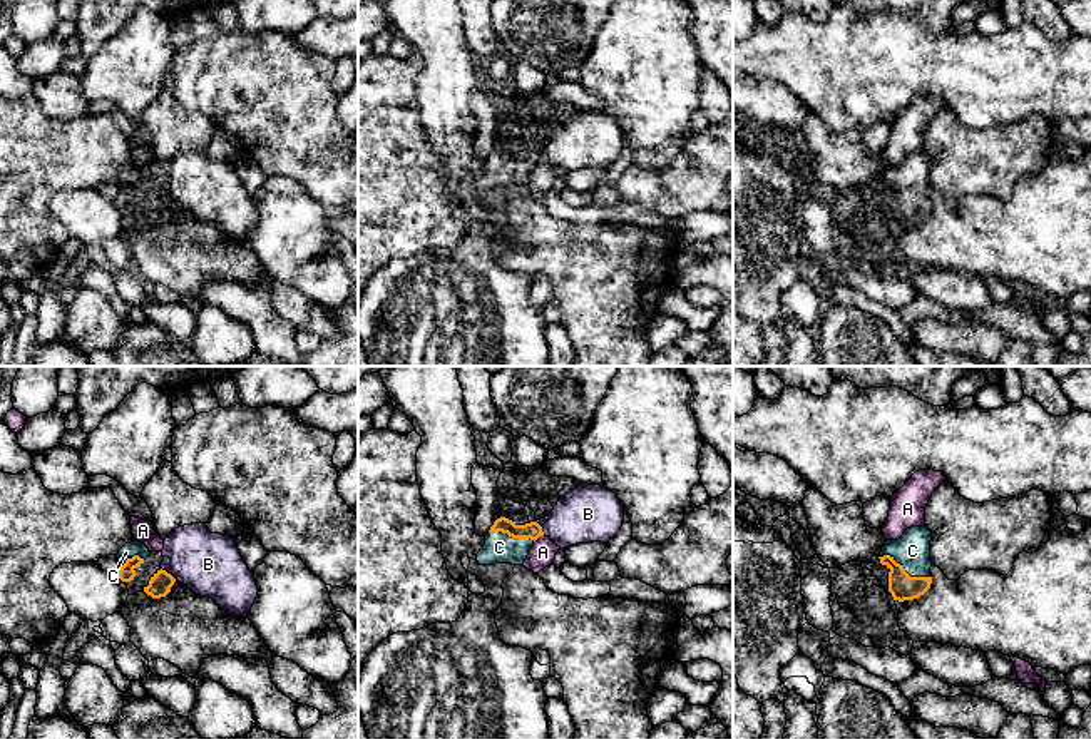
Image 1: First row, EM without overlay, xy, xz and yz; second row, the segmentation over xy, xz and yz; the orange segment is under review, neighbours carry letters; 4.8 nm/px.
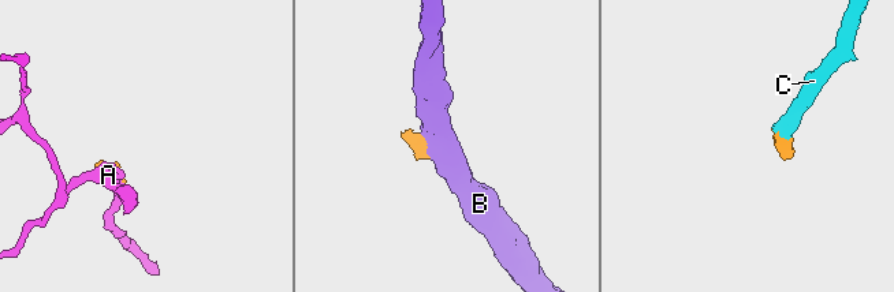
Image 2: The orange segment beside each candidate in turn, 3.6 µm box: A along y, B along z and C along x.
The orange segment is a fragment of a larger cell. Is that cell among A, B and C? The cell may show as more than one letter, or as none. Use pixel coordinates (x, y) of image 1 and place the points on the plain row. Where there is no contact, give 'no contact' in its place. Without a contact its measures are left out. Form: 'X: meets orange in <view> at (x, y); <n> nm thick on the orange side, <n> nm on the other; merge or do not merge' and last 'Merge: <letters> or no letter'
A: meets orange in xz at (537, 163); 90 nm thick on the orange side, 120 nm on the other; do not merge
B: meets orange in xy at (169, 199); 110 nm thick on the orange side, 300 nm on the other; do not merge
C: meets orange in yz at (904, 194); 130 nm thick on the orange side, 170 nm on the other; merge
Merge: C

